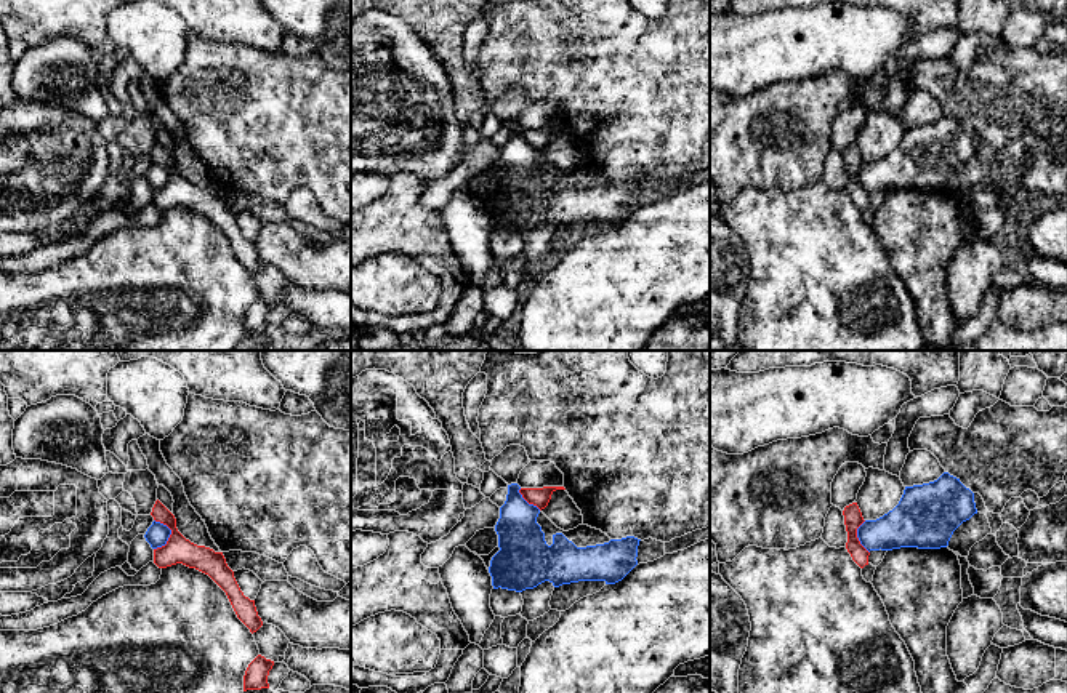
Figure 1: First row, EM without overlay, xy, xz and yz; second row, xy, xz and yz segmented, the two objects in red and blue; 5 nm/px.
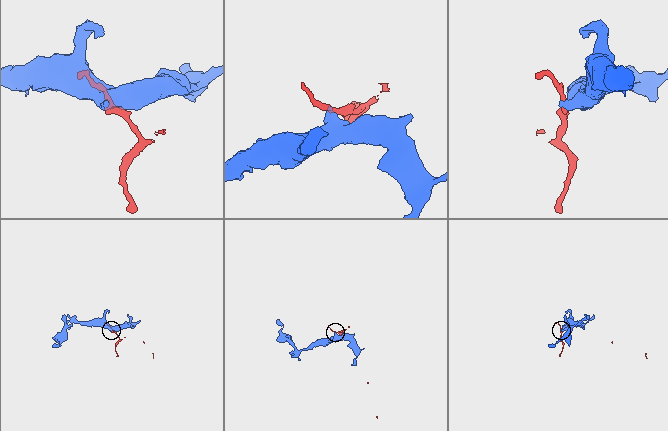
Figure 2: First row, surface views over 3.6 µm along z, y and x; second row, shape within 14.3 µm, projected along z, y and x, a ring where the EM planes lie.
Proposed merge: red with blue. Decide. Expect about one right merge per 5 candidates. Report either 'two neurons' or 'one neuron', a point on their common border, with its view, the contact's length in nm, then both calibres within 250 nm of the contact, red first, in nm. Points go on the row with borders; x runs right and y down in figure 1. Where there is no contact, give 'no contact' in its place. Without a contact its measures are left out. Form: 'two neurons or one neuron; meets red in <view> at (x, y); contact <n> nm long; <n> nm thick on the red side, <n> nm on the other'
two neurons; meets red in xy at (172, 533); contact 160 nm long; 140 nm thick on the red side, 120 nm on the other

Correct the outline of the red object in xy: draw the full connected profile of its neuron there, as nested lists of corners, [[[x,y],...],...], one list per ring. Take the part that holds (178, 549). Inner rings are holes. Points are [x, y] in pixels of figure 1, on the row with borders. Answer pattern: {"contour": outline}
{"contour": [[[159,499],[154,504],[151,515],[155,522],[160,522],[171,530],[167,544],[154,549],[154,563],[159,568],[183,563],[208,575],[226,592],[237,618],[252,634],[256,632],[263,626],[263,621],[258,616],[255,600],[244,595],[223,552],[215,552],[210,547],[197,546],[186,539],[176,528],[175,515]]]}

